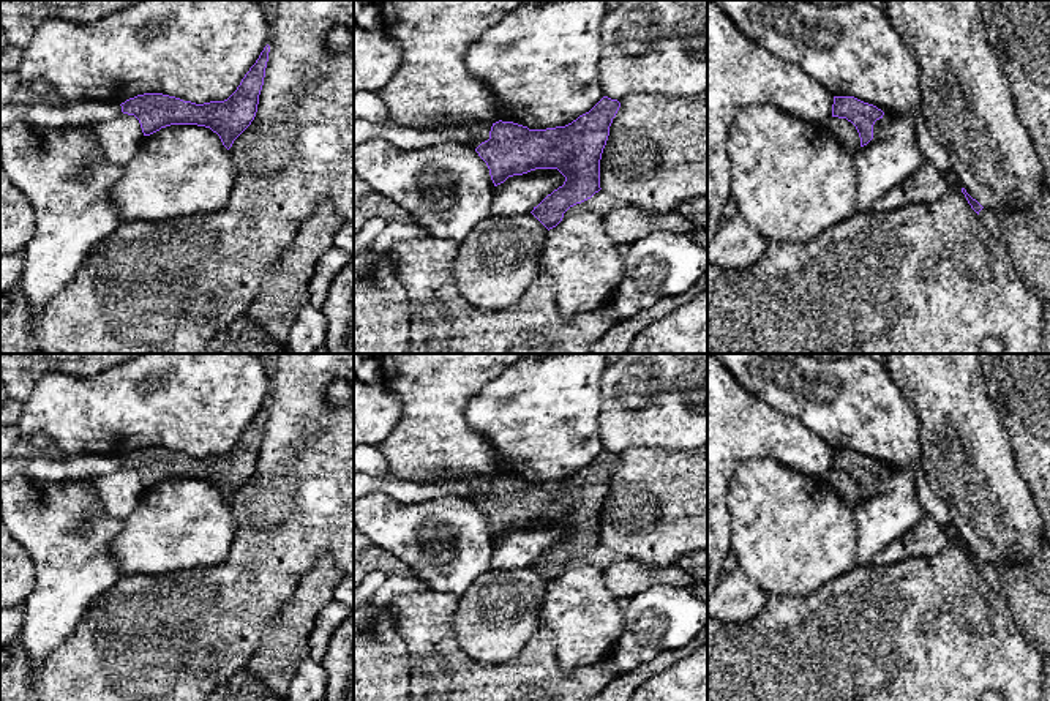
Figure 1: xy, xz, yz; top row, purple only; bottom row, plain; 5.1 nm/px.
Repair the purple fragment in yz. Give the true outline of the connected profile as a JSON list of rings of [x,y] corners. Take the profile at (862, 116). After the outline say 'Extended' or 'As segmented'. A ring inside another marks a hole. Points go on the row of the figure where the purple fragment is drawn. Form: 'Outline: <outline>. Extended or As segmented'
Outline: [[[834,96],[832,117],[846,118],[856,126],[861,147],[873,139],[873,125],[883,115],[884,112],[881,109],[854,96]]]. As segmented

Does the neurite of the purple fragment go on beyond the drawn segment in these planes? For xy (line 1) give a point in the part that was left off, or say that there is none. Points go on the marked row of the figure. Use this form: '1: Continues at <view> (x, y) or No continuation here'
1: No continuation here

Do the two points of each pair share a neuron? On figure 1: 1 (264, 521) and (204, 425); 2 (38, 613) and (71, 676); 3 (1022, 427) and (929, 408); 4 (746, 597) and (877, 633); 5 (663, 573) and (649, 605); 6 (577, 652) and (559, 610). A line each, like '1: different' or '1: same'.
1: different
2: different
3: different
4: different
5: different
6: same

